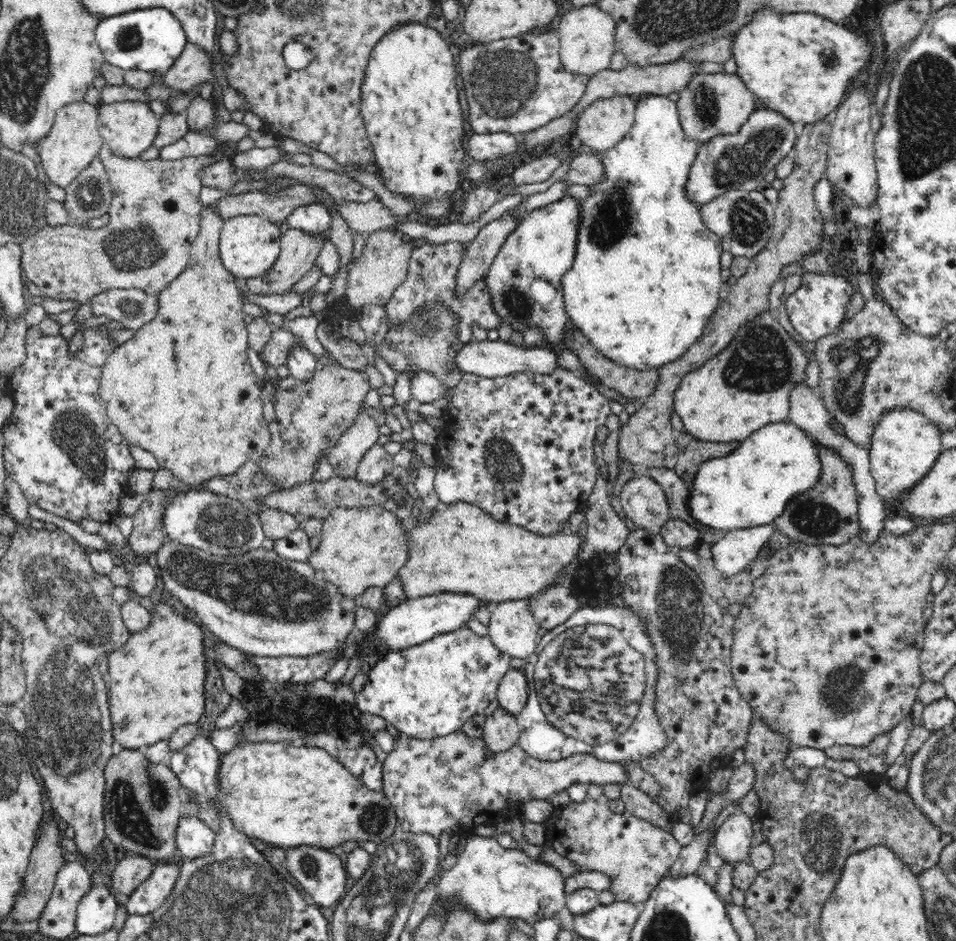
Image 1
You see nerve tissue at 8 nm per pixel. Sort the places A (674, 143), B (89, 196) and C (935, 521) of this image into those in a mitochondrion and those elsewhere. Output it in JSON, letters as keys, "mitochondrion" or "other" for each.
{"A":"other","B":"mitochondrion","C":"other"}

